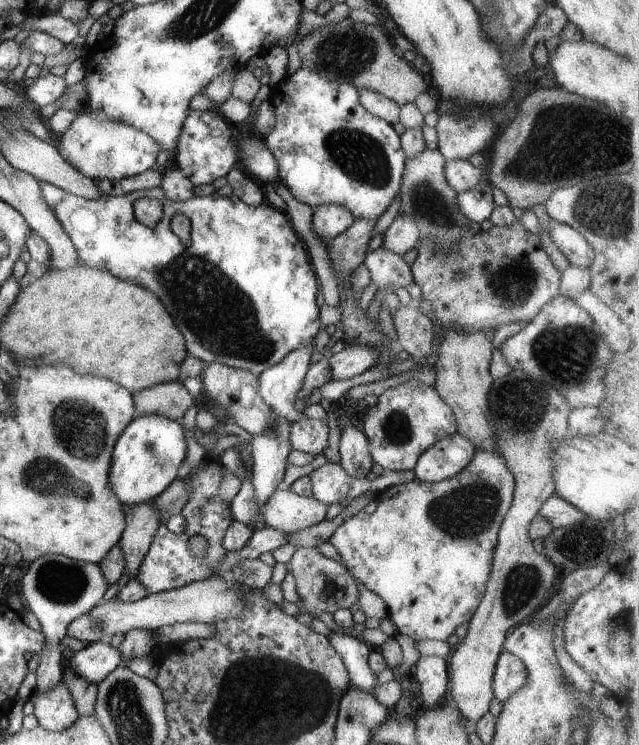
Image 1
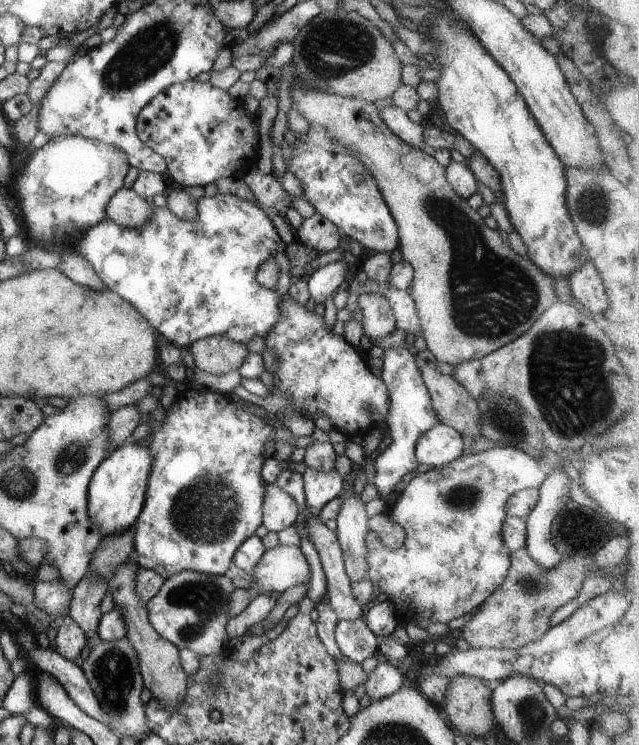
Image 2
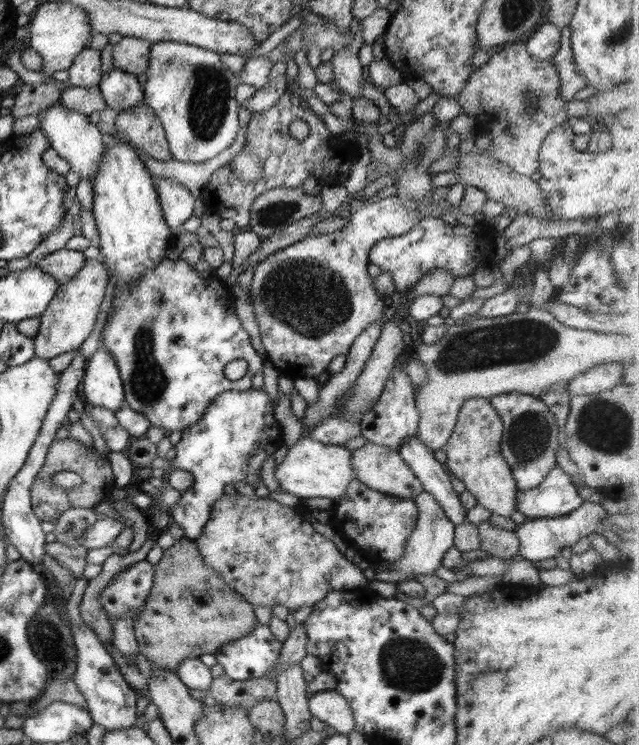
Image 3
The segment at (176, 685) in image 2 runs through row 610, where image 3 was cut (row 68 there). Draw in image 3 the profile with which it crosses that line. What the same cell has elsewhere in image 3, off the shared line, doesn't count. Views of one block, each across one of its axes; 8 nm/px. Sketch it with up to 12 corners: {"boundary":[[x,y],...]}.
{"boundary":[[124,37],[114,44],[114,66],[142,75],[151,42]]}

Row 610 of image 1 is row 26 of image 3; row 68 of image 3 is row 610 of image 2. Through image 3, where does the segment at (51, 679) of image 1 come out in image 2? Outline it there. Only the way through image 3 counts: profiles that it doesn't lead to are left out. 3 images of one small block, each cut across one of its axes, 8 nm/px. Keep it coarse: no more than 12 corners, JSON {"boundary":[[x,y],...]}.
{"boundary":[[38,581],[34,604],[50,617],[68,616],[72,588]]}

